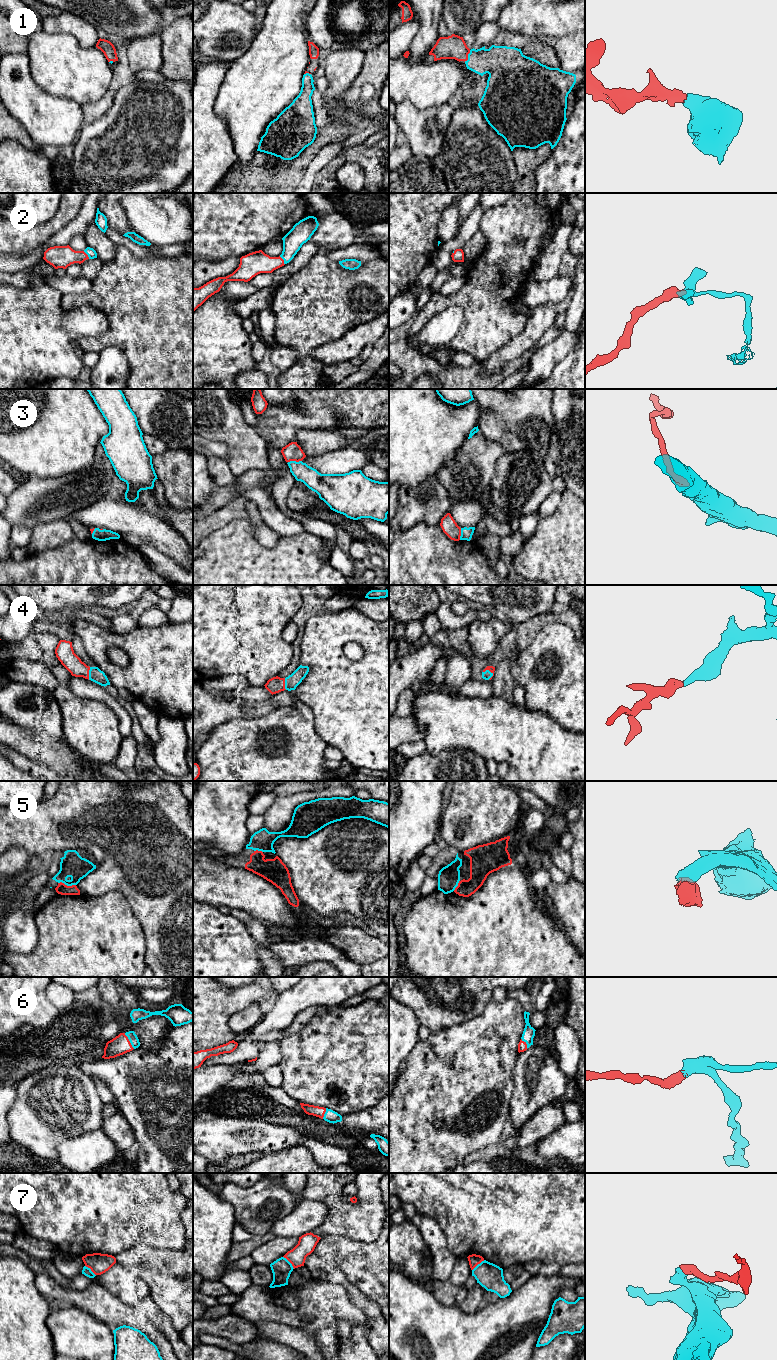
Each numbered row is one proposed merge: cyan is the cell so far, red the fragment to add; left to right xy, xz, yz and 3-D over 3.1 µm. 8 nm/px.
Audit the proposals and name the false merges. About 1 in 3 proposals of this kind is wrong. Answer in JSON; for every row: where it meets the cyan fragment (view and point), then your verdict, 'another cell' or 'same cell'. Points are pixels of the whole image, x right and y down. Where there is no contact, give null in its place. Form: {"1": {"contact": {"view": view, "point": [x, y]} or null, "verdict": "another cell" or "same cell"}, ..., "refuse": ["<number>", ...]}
{"1": {"contact": {"view": "yz", "point": [468, 56]}, "verdict": "same cell"}, "2": {"contact": {"view": "xz", "point": [283, 259]}, "verdict": "same cell"}, "3": {"contact": {"view": "xz", "point": [294, 461]}, "verdict": "same cell"}, "4": {"contact": {"view": "yz", "point": [488, 670]}, "verdict": "same cell"}, "5": {"contact": {"view": "xy", "point": [67, 885]}, "verdict": "same cell"}, "6": {"contact": {"view": "xy", "point": [129, 1040]}, "verdict": "same cell"}, "7": {"contact": {"view": "xz", "point": [289, 1262]}, "verdict": "another cell"}, "refuse": ["7"]}

